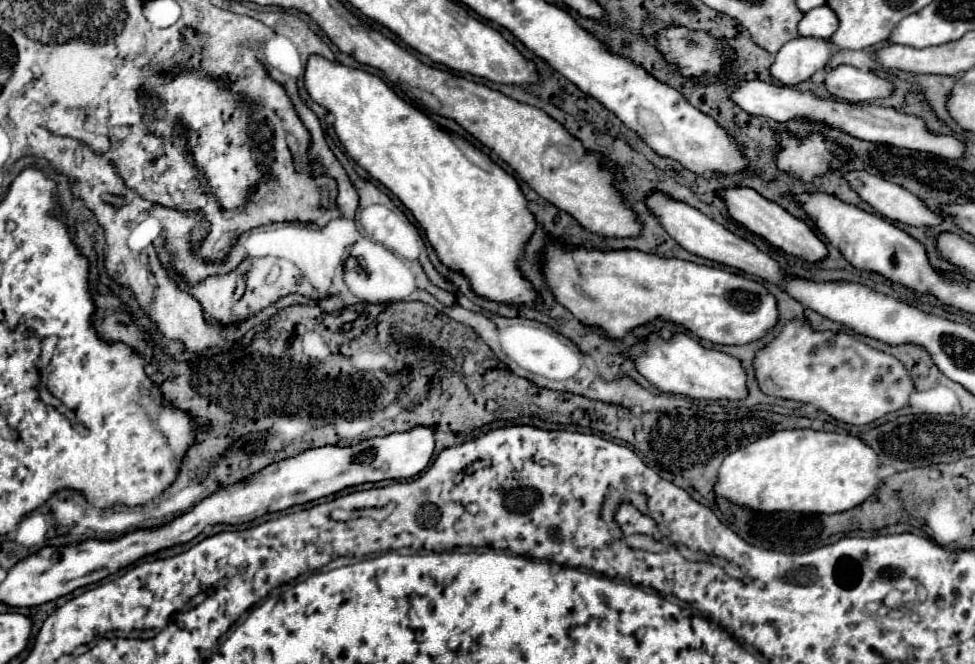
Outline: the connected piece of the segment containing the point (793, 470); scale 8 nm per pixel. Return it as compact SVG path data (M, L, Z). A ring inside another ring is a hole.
M782 430L728 454L714 484L716 496L758 512L836 514L862 504L878 486L878 456L856 436Z

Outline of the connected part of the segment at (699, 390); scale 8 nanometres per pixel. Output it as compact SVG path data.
M676 334L670 340L650 336L644 344L630 348L628 356L636 362L638 372L656 384L662 392L706 400L740 400L746 396L746 374L740 362L724 352L706 350L688 334Z

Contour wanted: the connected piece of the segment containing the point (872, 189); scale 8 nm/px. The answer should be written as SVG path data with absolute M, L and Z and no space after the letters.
M852 170L844 178L850 182L850 186L858 192L858 196L864 202L868 202L878 214L886 216L888 220L896 220L896 222L902 222L902 224L908 224L908 226L924 226L924 228L934 228L934 226L942 224L942 216L940 214L936 214L934 210L930 210L918 196L914 196L912 192L904 190L898 184L886 182L886 180L878 178L878 176L872 176L872 174L864 172L864 170L862 172L854 172Z

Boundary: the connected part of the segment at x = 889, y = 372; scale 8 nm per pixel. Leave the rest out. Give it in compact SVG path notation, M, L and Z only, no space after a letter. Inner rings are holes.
M792 318L780 334L754 356L754 376L764 394L806 402L846 424L868 424L908 406L914 382L890 354L870 348L846 332L814 330L810 322Z

